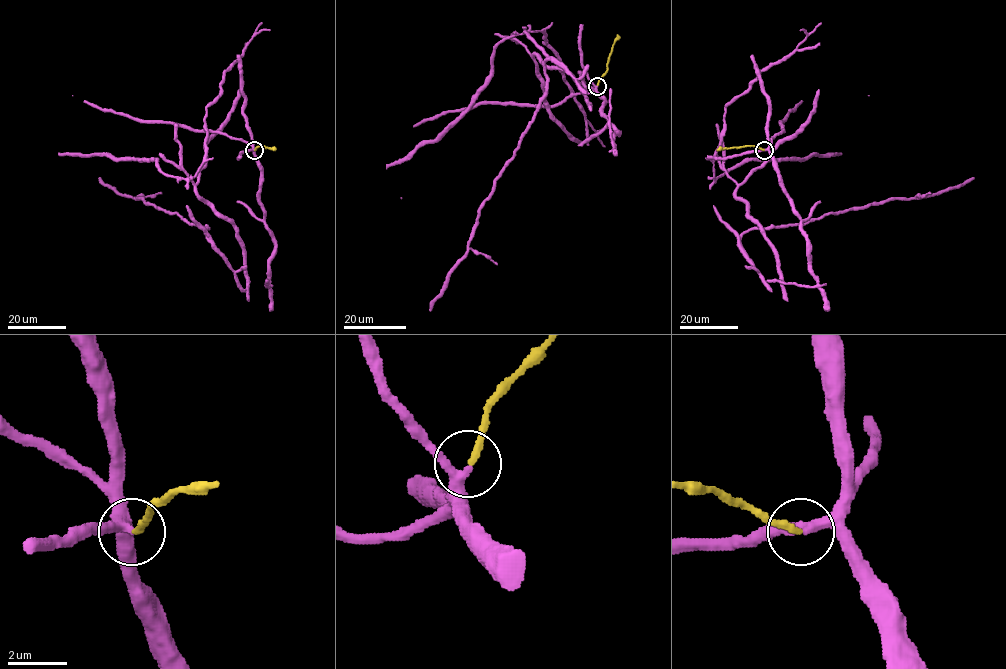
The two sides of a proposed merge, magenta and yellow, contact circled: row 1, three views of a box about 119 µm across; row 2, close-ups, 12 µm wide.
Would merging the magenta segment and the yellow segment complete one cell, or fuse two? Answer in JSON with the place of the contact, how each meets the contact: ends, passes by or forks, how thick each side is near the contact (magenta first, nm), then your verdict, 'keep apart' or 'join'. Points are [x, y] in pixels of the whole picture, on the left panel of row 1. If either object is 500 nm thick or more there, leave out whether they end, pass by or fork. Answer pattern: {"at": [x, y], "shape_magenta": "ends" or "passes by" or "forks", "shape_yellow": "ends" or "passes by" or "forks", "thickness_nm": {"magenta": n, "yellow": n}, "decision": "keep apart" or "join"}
{"at": [254, 150], "shape_magenta": "passes by", "shape_yellow": "ends", "thickness_nm": {"magenta": 280, "yellow": 240}, "decision": "join"}

